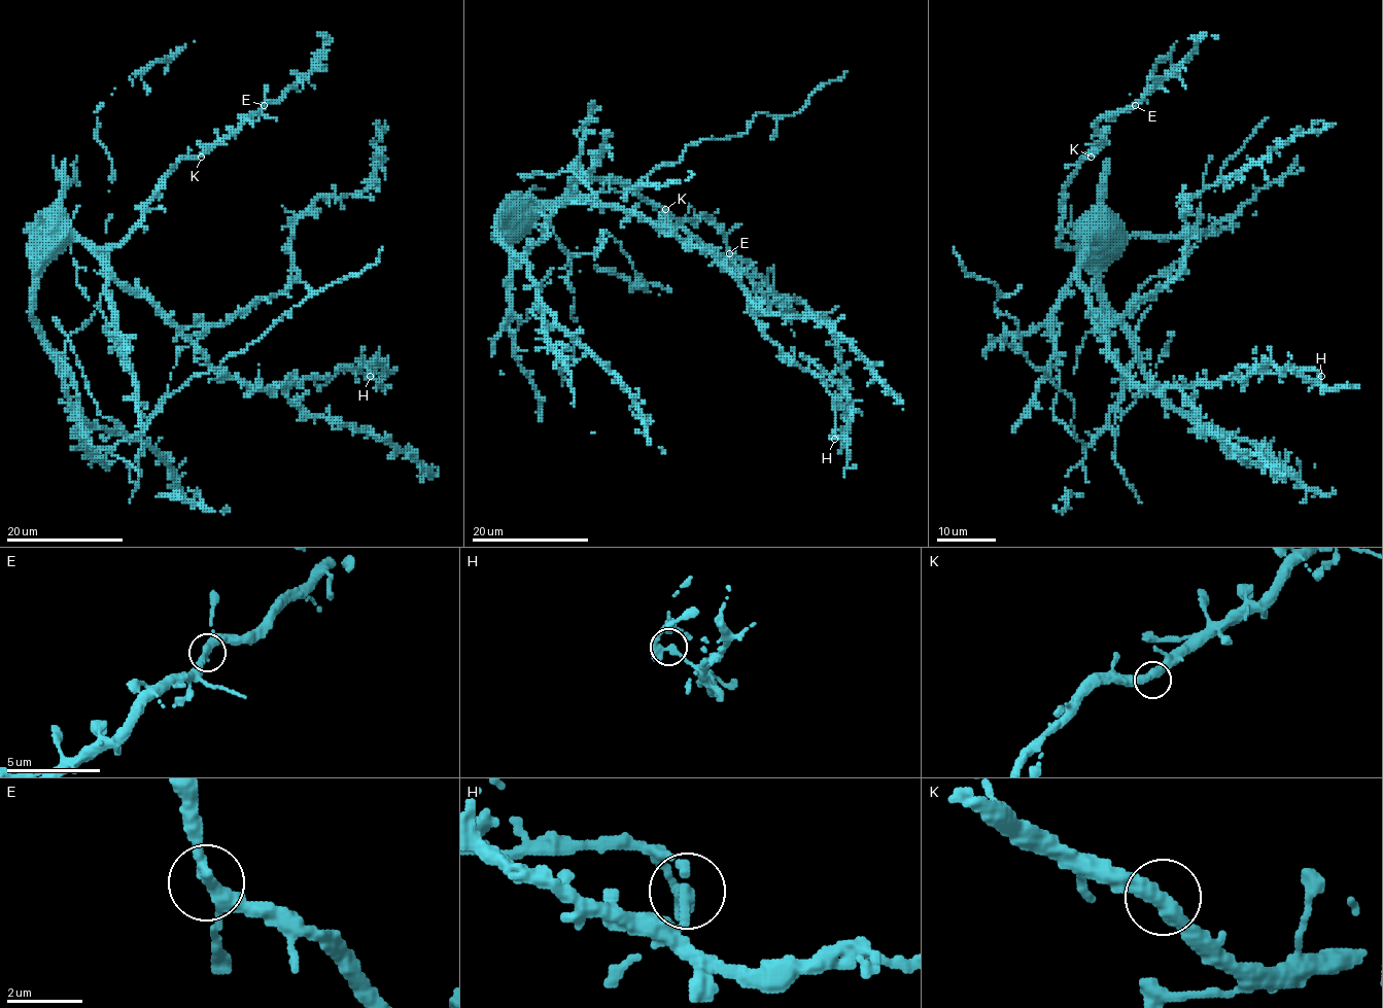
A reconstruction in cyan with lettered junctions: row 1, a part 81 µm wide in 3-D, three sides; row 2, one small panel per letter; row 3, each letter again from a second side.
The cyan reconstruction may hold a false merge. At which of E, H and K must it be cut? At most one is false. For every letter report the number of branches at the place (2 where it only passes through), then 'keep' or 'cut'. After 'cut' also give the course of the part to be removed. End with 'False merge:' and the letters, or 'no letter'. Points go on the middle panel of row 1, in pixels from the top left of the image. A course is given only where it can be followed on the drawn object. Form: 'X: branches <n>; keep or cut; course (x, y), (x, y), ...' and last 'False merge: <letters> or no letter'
E: branches 2; keep
H: branches 2; cut; course (834, 440), (844, 435), (844, 427), (853, 419), (850, 395), (799, 353)
K: branches 2; keep
False merge: H

